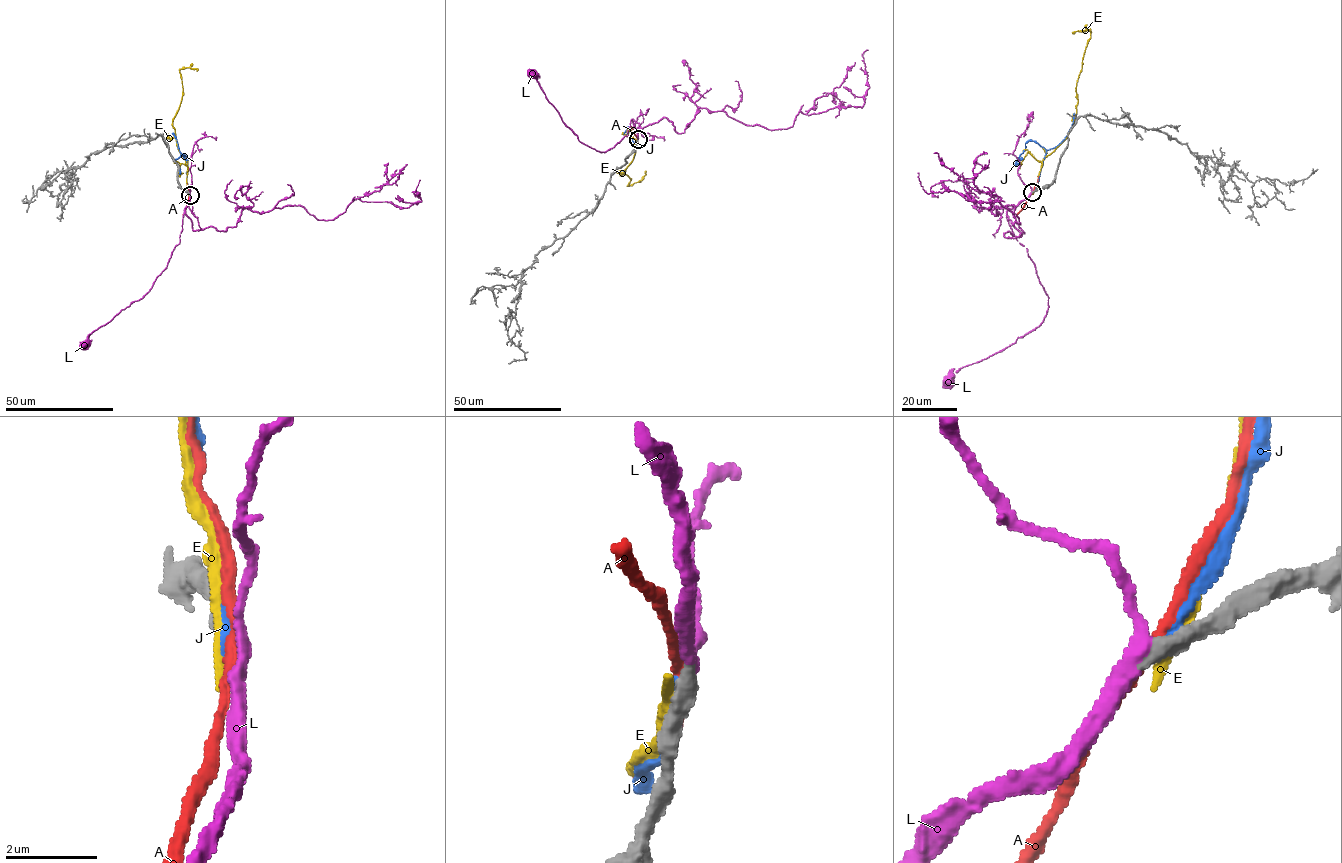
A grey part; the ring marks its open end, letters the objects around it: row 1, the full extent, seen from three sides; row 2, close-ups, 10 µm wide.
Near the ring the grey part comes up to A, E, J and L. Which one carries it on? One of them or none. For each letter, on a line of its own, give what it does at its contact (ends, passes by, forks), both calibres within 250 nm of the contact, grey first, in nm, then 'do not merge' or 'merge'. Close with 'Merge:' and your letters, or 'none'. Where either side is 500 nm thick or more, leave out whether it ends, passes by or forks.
A: it passes by; calibres 440 and 220 nm; do not merge
E: calibres 500 and 360 nm; do not merge
J: it ends; calibres 480 and 280 nm; do not merge
L: it passes by; calibres 380 and 280 nm; merge
Merge: L

